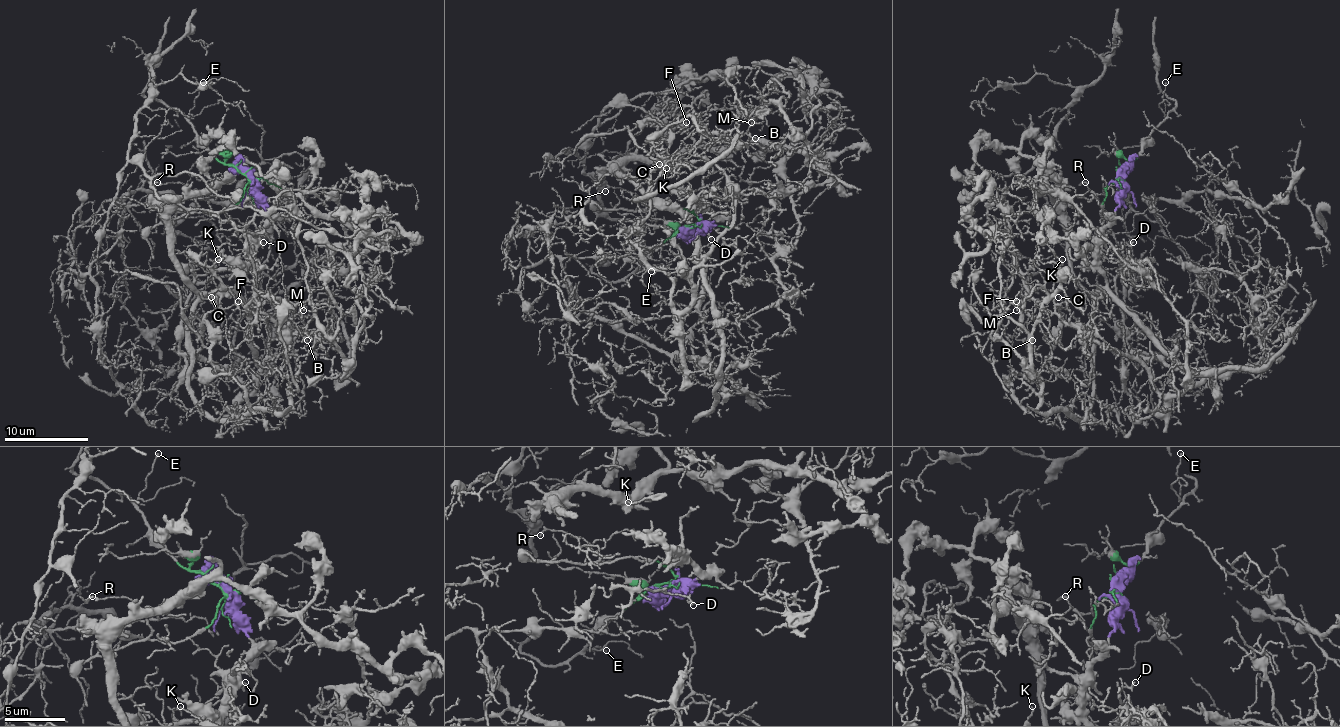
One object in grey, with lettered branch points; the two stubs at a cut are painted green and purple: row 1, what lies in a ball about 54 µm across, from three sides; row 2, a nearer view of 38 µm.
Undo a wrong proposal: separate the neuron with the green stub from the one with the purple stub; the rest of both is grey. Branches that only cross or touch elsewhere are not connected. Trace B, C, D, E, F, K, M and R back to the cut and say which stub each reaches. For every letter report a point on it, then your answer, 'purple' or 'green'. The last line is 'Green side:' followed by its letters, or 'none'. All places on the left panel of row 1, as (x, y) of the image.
B: at (307, 340); purple
C: at (211, 297); purple
D: at (263, 242); purple
E: at (203, 82); green
F: at (238, 301); purple
K: at (218, 259); purple
M: at (303, 310); purple
R: at (157, 182); green
Green side: E, R

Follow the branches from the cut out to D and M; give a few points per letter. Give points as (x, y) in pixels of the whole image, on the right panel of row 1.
D: (1121, 176), (1109, 290), (1191, 370), (1267, 364), (1140, 357), (1115, 281), (1134, 241)
M: (1121, 176), (1094, 395), (1075, 419), (1125, 433), (1159, 410), (1136, 359), (1028, 296), (1016, 311)

